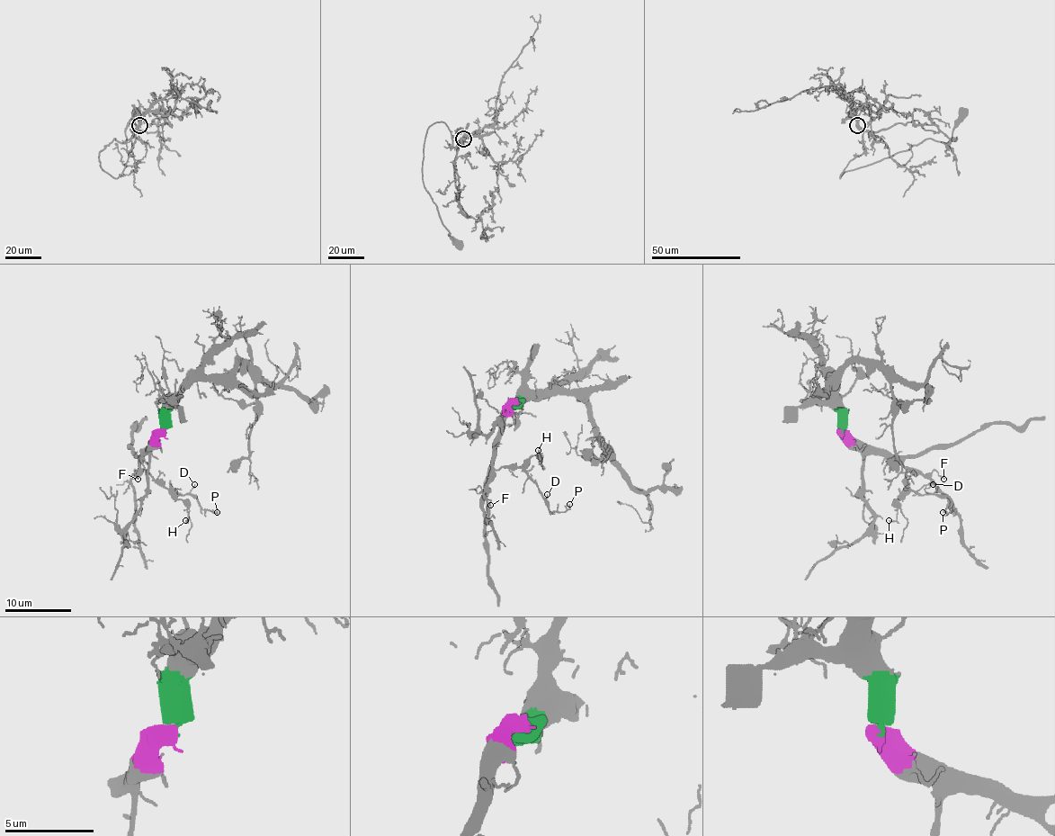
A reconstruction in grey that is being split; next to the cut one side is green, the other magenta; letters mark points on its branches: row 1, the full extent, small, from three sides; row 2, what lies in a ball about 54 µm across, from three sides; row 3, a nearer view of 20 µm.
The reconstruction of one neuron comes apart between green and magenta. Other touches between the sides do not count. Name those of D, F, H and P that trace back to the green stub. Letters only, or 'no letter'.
no letter

